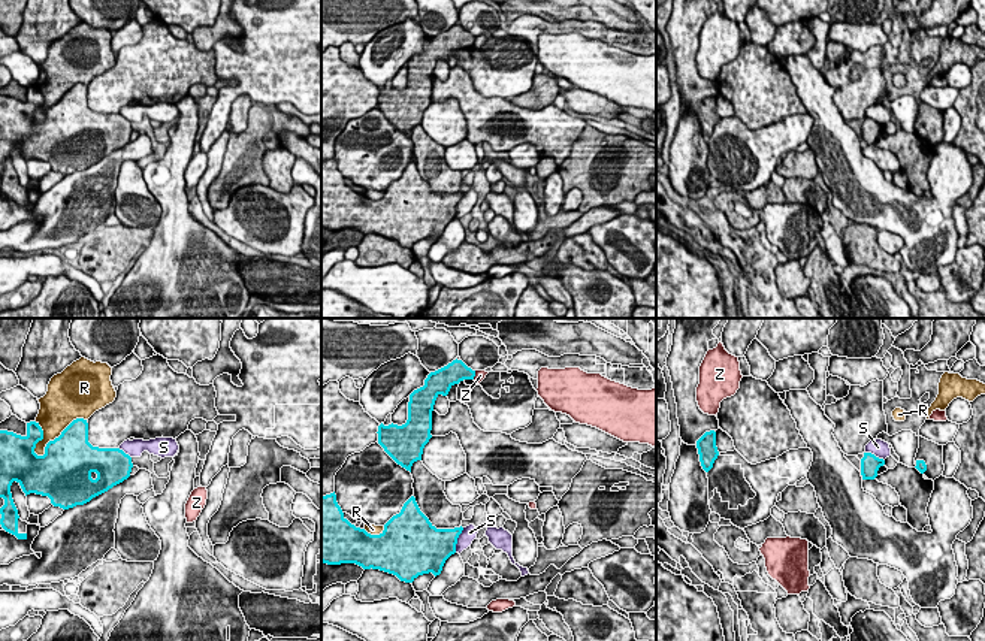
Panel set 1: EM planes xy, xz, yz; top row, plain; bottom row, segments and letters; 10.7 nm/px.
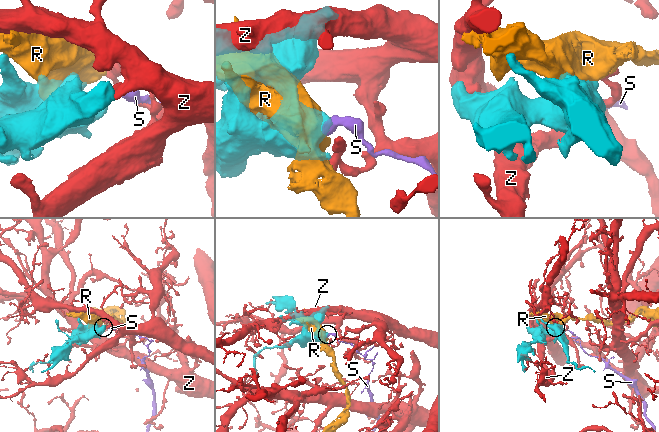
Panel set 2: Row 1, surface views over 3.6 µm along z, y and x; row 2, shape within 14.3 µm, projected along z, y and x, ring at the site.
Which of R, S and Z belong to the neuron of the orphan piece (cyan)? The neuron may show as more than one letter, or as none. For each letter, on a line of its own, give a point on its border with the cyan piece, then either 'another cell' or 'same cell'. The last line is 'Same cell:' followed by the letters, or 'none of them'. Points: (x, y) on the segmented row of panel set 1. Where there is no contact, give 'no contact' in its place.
R: meets cyan in xy at (59, 437); another cell
S: meets cyan in xz at (456, 540); another cell
Z: meets cyan in xz at (474, 375); another cell
Same cell: none of them

